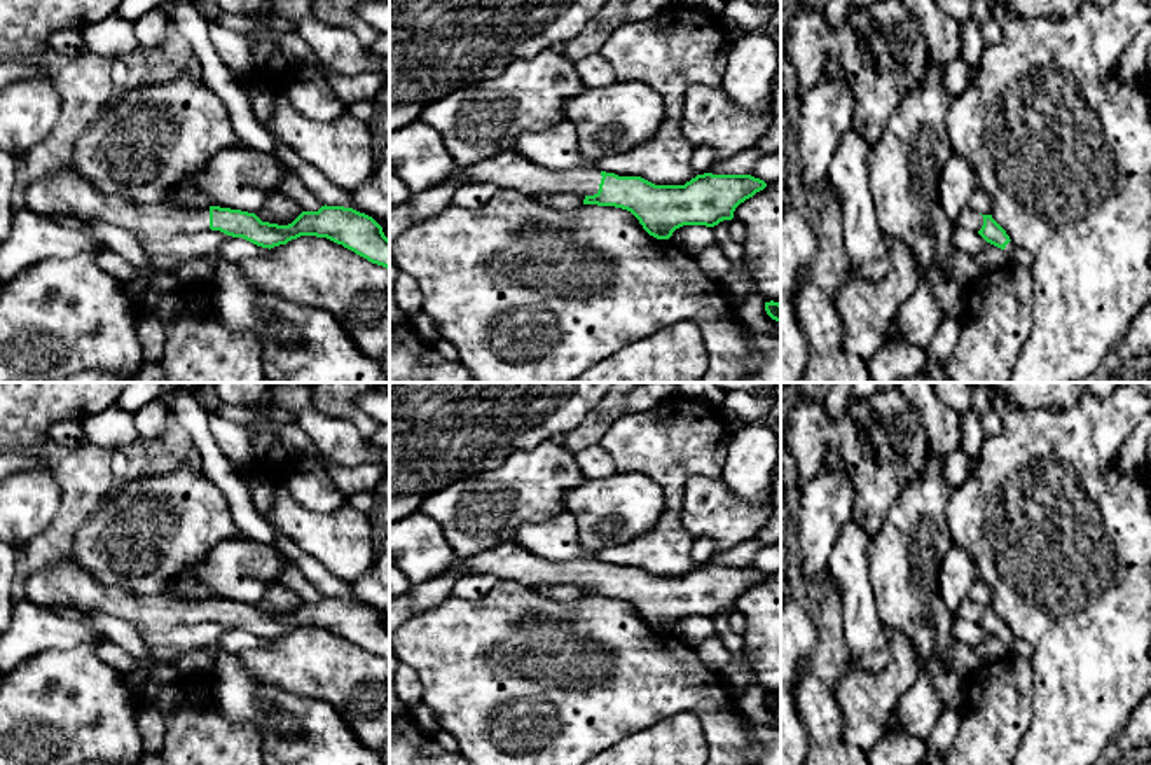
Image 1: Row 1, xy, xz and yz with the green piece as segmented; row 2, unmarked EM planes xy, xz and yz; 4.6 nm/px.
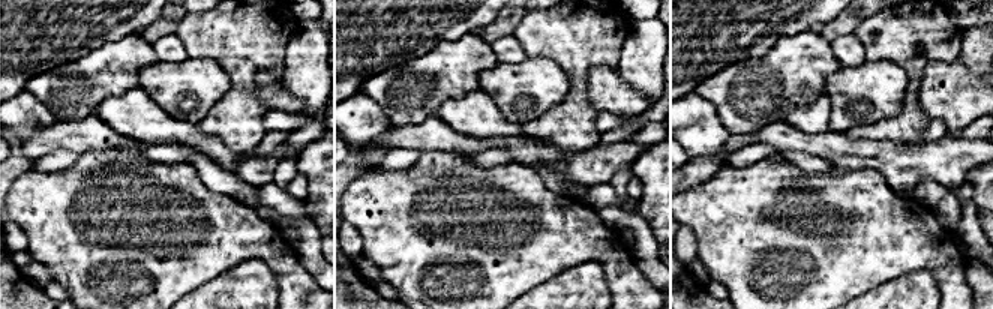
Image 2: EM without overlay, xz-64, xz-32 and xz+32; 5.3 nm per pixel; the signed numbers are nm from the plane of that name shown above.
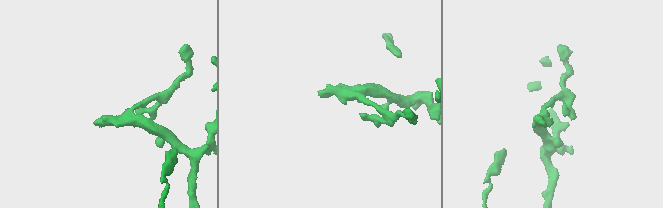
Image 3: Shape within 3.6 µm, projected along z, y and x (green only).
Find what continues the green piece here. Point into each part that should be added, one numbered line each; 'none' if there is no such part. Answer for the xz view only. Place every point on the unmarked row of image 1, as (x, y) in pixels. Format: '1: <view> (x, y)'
1: xz (509, 561)

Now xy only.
1: xy (67, 584)

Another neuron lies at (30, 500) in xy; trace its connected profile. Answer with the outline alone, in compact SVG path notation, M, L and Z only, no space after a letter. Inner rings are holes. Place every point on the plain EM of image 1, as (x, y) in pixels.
M31 466L0 480L0 541L21 547L42 534L61 510L51 466Z

